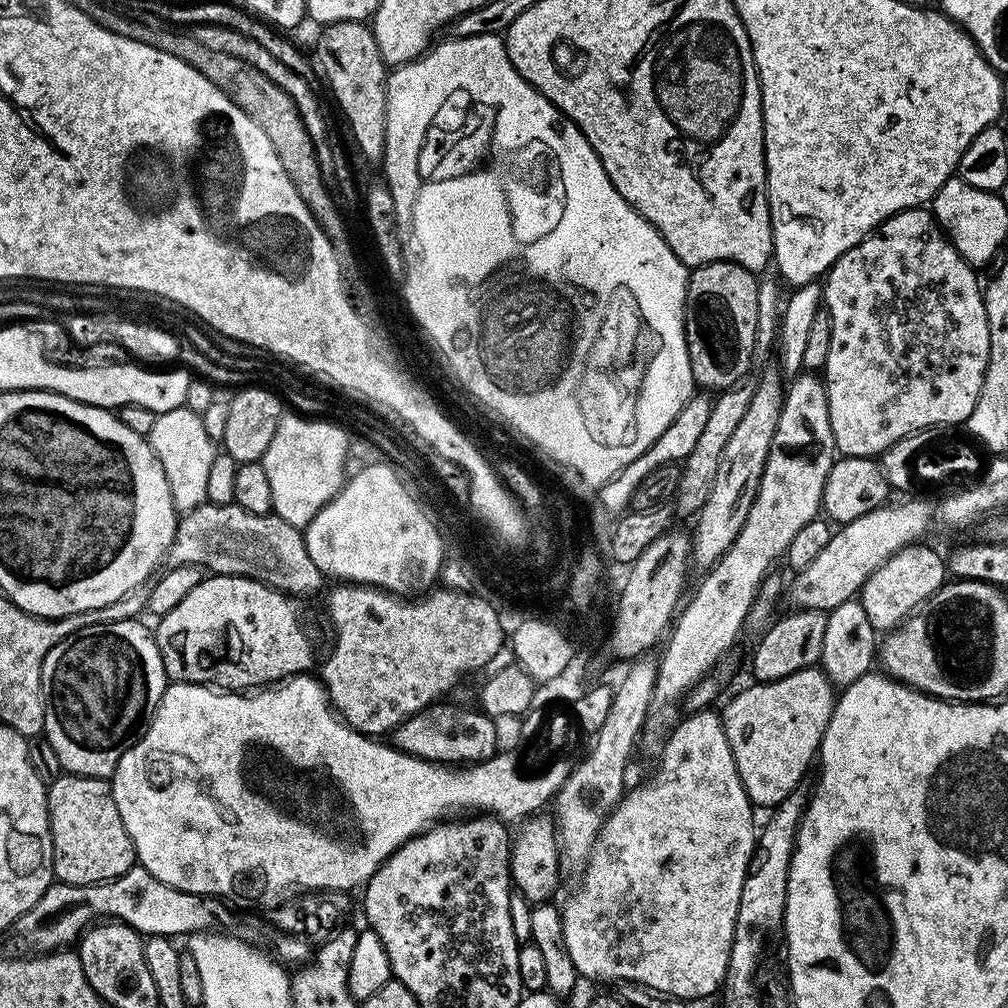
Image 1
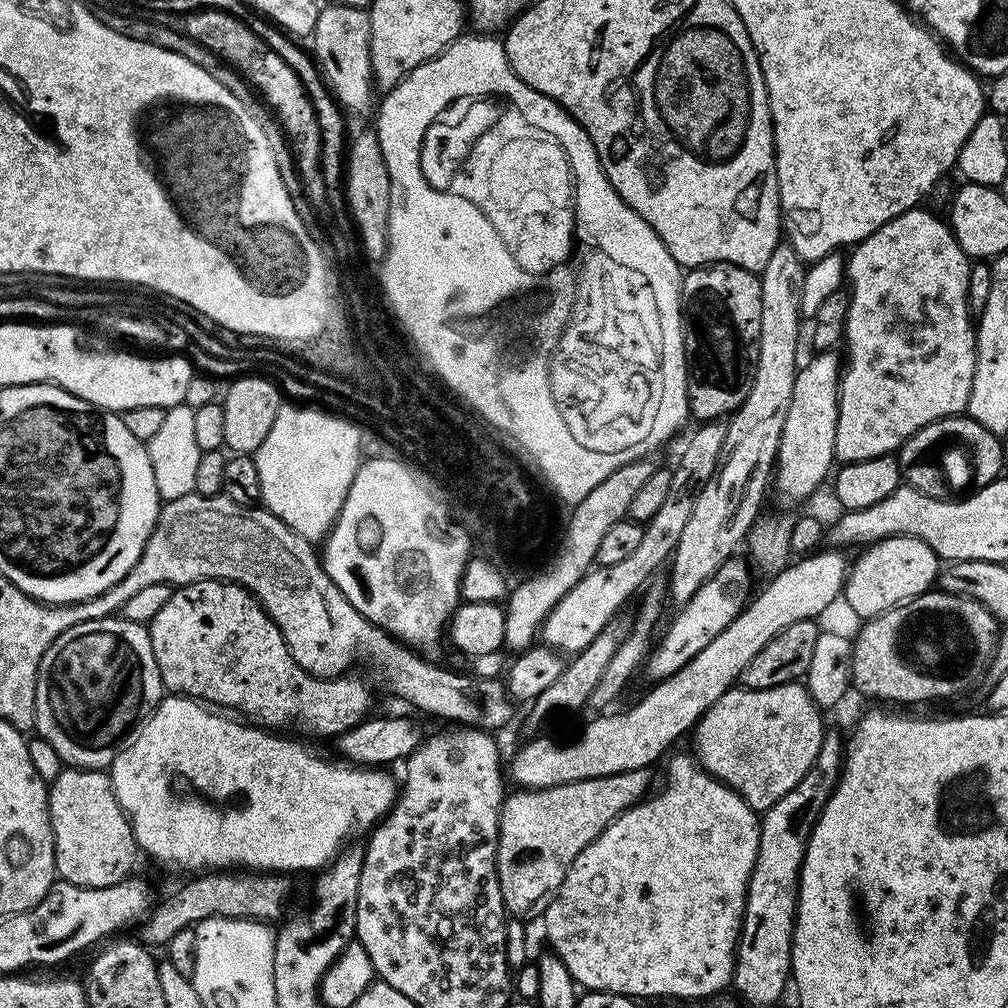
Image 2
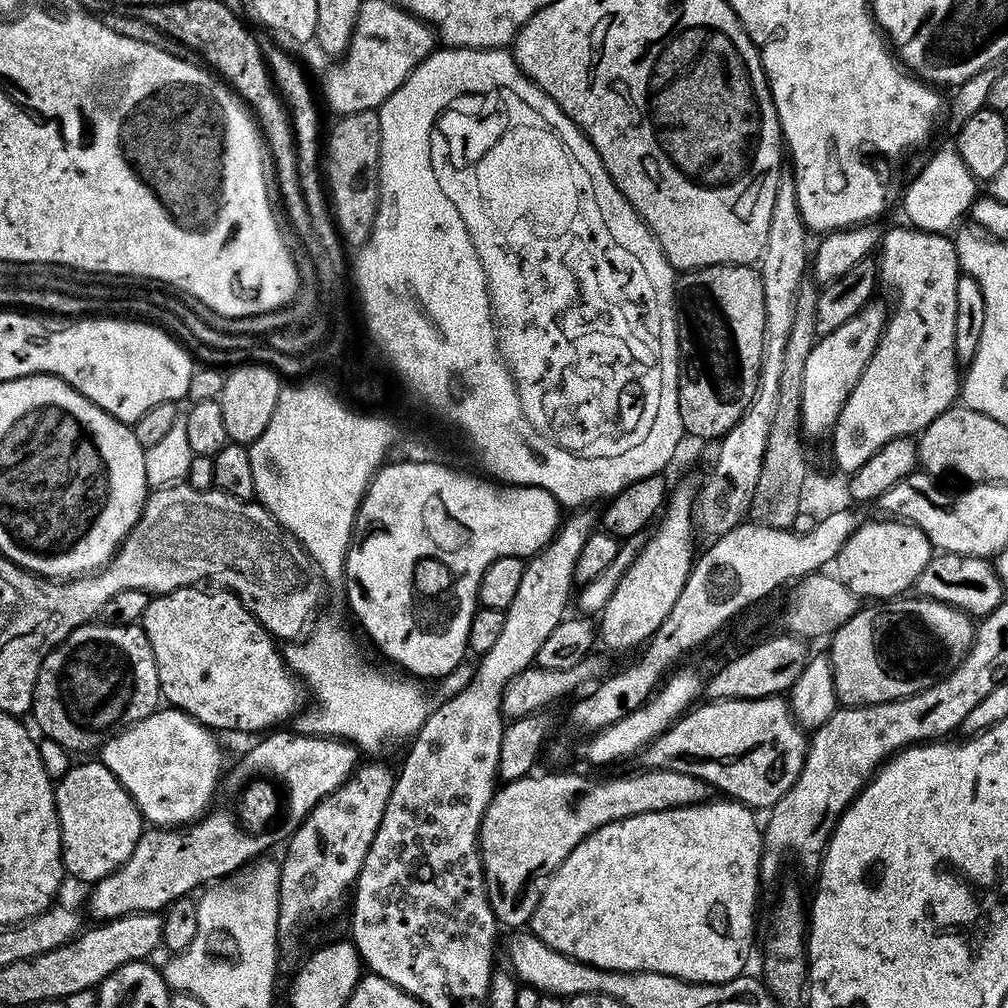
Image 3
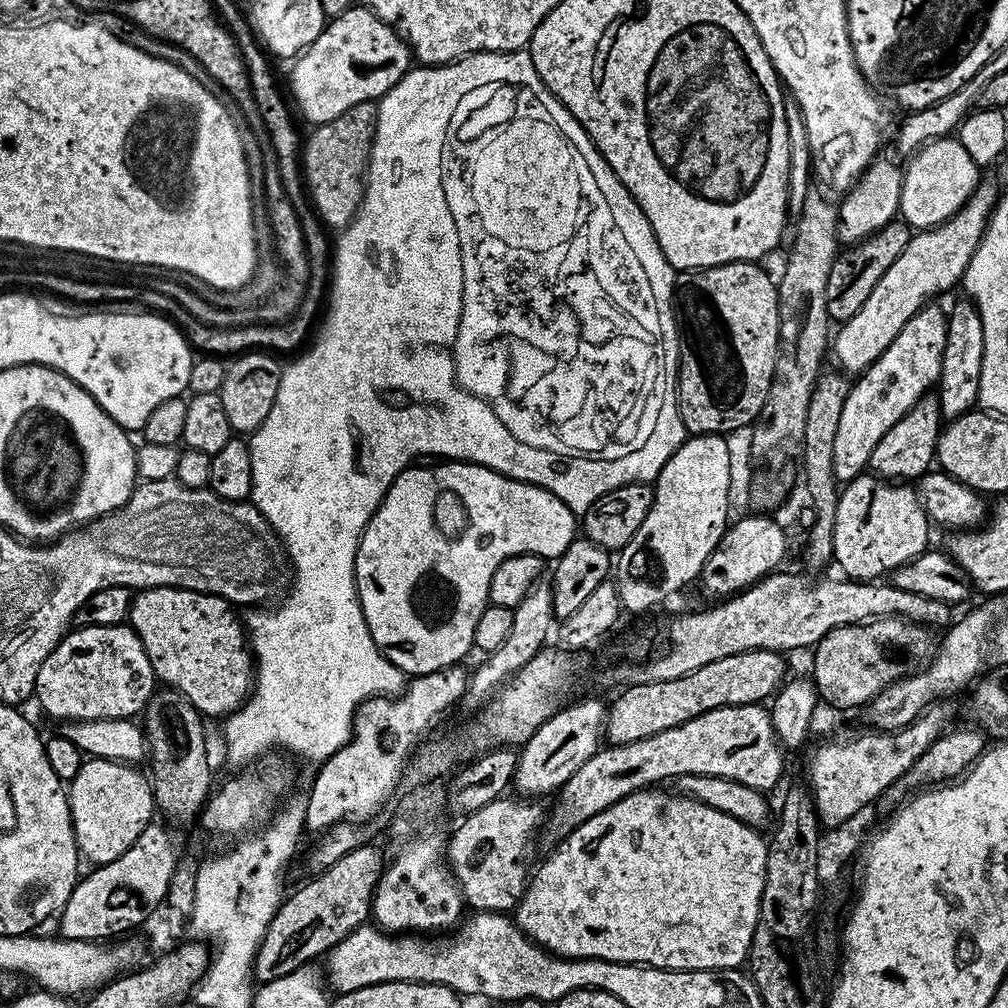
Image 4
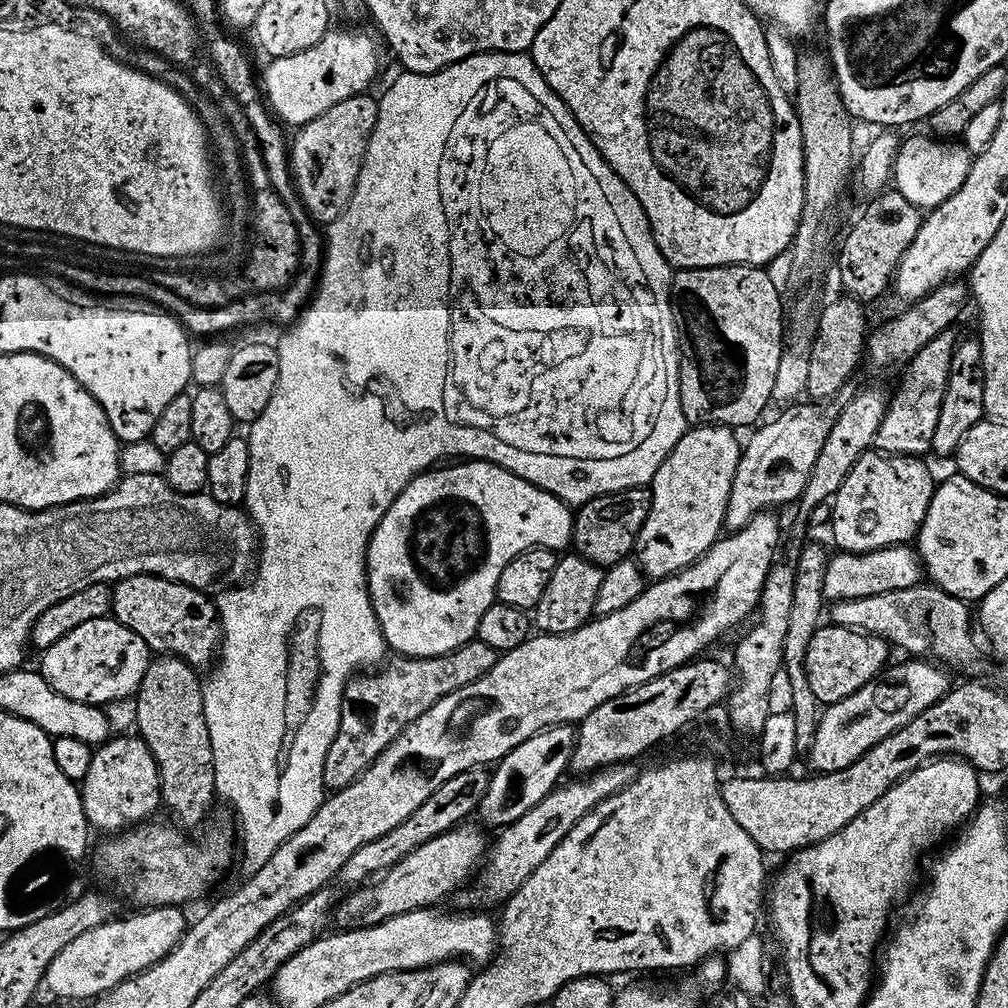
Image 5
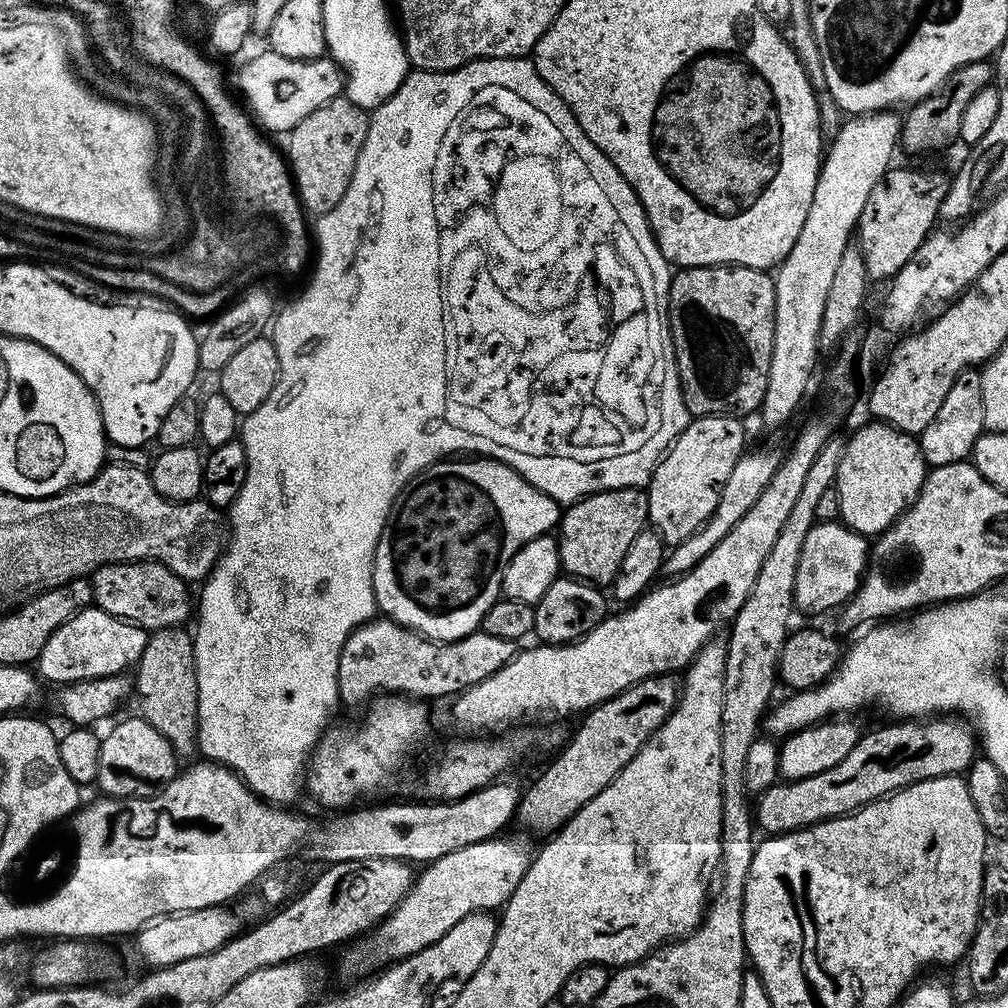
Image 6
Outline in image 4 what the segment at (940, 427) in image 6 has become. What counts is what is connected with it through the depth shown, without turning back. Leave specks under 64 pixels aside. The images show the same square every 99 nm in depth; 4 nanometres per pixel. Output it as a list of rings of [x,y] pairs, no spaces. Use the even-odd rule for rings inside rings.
[[[963,298],[947,309],[946,346],[942,350],[942,366],[938,381],[940,414],[945,421],[973,411],[980,398],[982,382],[982,354],[986,346],[986,334],[982,334],[982,318],[971,299]]]

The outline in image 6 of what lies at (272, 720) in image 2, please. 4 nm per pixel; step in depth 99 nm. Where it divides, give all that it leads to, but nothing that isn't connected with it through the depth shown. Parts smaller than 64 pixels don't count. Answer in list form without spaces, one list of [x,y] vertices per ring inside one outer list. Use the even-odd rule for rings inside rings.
[[[129,562],[107,564],[93,572],[92,599],[95,607],[106,610],[106,614],[129,620],[145,630],[174,628],[183,625],[188,615],[193,615],[194,600],[188,597],[189,585],[175,576],[166,566],[155,562]]]

